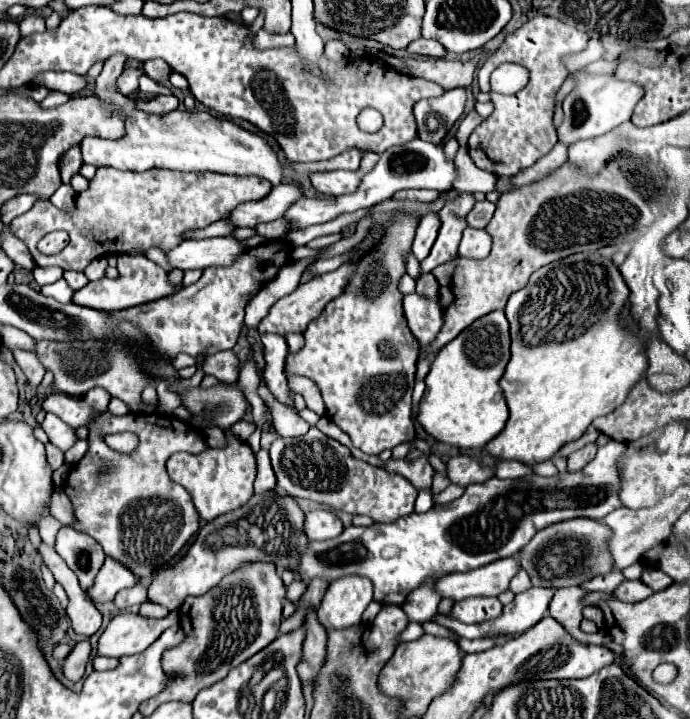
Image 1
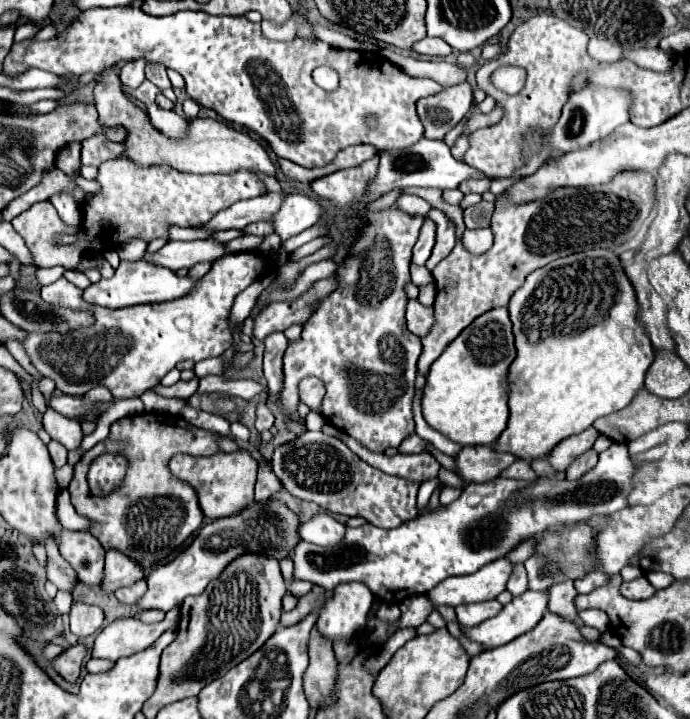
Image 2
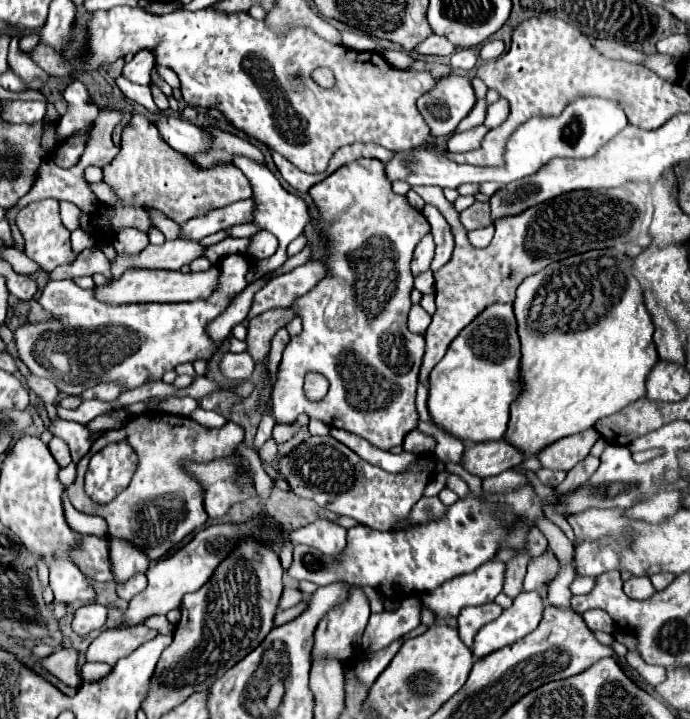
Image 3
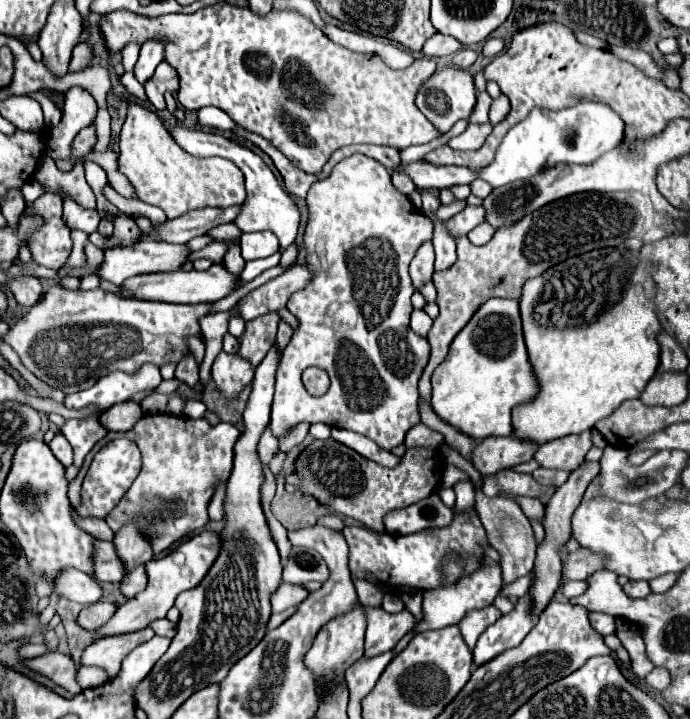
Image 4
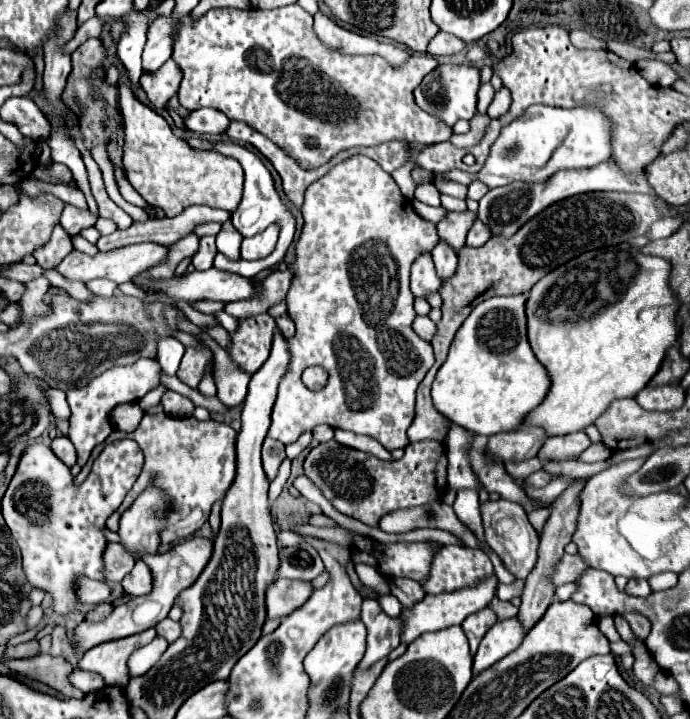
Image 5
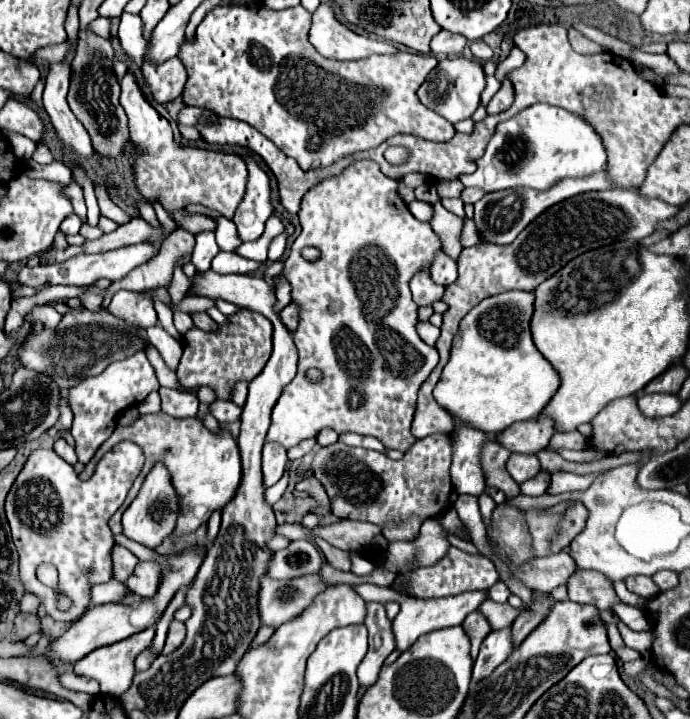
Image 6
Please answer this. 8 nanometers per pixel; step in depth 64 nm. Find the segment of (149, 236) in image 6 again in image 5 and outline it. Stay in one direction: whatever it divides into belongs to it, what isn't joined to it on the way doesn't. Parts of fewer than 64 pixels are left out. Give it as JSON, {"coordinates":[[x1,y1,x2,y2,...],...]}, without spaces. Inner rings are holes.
{"coordinates":[[190,206,176,218,162,218,162,220,150,218,148,222,132,224,128,230,116,230,110,236,102,236,96,246,100,252,122,248,136,242,156,242,156,244,172,246,178,240,186,238,188,234,194,234,196,226,206,222,222,224,230,220,230,216,232,214,228,210,218,210,210,206]]}

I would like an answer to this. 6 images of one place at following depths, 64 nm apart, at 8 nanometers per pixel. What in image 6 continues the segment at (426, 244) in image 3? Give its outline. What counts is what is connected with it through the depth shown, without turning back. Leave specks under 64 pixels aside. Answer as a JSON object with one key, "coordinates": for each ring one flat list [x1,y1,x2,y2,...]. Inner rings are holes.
{"coordinates":[[420,270,414,274,414,278,410,280,410,290,414,296,414,302,418,306,430,306,432,302,440,300,444,294,444,286,436,284,430,276,430,270]]}

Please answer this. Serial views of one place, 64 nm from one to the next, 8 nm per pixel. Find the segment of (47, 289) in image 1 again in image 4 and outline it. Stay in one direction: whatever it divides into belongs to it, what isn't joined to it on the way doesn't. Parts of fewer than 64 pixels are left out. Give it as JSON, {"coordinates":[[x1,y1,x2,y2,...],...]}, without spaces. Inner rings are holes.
{"coordinates":[[228,240,228,242,232,242,232,244,230,244,230,250,228,250,226,256,224,256,224,268,228,268,228,272,232,272,234,276,238,276,238,280,240,280,240,274,242,274,246,262,244,262,244,258,240,256,238,240],[54,284,44,296,36,302,36,306,30,308,30,312,12,326,12,332,6,334,2,340,14,348,14,352,20,356,22,364,42,382,50,384,56,390,62,390,64,394,74,394,86,388,92,388,102,376,110,372,126,372,134,374,140,370,142,364,154,364,162,368,168,362,180,362,184,356,188,356,190,348,186,344,188,336,200,338,200,318,212,312,212,304,160,304,160,302,144,302,144,300,132,300,124,298,112,292,104,292,100,288,96,290,70,290,62,284]]}

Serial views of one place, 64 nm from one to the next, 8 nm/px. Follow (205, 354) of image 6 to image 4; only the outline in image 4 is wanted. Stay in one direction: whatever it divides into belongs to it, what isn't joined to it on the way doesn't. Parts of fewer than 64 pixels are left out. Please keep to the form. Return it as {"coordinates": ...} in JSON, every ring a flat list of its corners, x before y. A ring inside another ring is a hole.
{"coordinates":[[264,314,258,316,256,320,246,322,246,332,240,338,238,354,248,358,252,366,260,364,260,360,264,360,268,350,274,346,278,322,280,322,278,314],[186,356,182,362,178,362,176,378,186,382,188,386,194,386,198,382,198,366,196,366,194,356]]}

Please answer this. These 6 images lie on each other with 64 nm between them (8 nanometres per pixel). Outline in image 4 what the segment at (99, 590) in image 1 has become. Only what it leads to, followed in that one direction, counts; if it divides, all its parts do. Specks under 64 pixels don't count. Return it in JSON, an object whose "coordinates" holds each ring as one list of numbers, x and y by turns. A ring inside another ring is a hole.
{"coordinates":[[126,524,116,536,114,536,114,548,116,554,124,566,124,572,132,572,136,566,146,564,152,560,152,548,148,540,140,534,136,524]]}

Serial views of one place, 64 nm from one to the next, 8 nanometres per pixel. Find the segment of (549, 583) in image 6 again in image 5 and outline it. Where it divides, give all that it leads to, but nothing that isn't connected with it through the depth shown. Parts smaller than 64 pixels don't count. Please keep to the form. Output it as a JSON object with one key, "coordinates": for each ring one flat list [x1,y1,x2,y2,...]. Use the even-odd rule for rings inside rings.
{"coordinates":[[564,554,550,580,554,582,554,586,562,586,562,584,574,582,576,578,580,578,588,568,590,566,582,560,582,556,578,556,578,554,574,554,574,556]]}

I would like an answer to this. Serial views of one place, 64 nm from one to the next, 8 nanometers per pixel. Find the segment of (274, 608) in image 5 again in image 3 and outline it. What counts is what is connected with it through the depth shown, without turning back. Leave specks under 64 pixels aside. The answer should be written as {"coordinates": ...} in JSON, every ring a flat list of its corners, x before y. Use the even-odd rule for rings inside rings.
{"coordinates":[[286,588,284,594,282,594,282,598,280,598,280,610,286,610,286,608,296,606,302,598,304,598,304,594,302,594,300,590,296,590,296,588]]}

